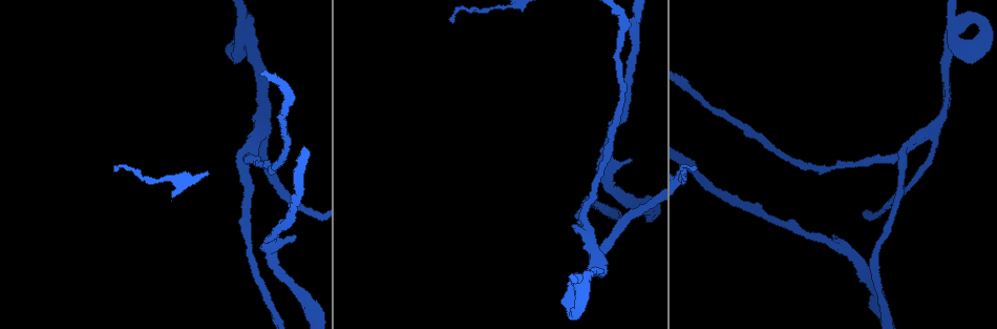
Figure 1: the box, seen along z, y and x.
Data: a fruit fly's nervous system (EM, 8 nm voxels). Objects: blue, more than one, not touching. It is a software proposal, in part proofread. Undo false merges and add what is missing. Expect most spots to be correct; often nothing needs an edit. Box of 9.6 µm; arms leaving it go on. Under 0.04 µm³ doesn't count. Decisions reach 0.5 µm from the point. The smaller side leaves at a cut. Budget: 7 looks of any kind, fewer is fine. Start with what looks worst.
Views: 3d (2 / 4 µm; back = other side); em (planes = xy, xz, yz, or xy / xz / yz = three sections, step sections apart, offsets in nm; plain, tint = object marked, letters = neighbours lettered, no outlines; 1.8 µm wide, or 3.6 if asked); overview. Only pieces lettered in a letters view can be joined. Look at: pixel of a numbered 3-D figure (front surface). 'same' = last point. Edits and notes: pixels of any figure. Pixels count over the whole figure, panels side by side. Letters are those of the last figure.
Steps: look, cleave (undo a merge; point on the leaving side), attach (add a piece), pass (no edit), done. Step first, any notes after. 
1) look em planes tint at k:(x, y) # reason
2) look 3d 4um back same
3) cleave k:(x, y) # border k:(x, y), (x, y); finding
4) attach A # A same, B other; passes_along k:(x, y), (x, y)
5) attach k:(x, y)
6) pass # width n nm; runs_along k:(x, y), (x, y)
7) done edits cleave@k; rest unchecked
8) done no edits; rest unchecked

look em xz step 4 tint at 1:(241, 41) # four arms meet

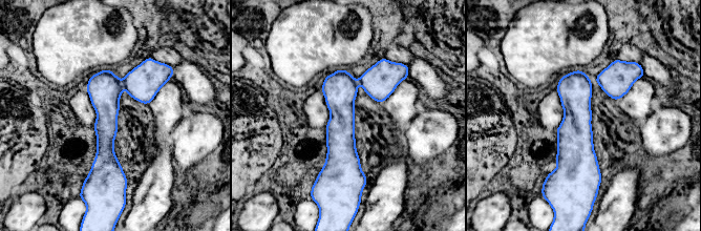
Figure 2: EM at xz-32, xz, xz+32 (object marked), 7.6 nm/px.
look em planes letters same

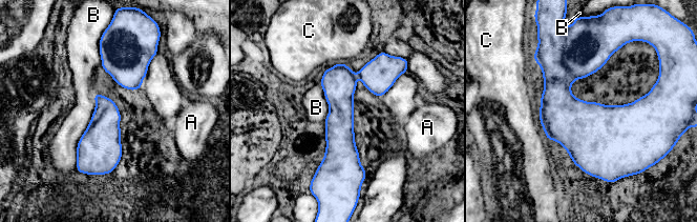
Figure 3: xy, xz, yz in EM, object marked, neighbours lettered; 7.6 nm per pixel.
pass # A other, B other, C other; runs_along 3:(380, 56), (341, 93), (342, 173); continuous, no second neuron

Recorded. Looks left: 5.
look 3d 4um at 1:(294, 238) # free end

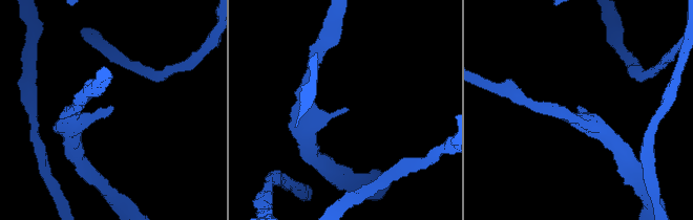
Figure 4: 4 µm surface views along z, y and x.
look em 3.6um planes letters at 4:(347, 111) # need the tissue

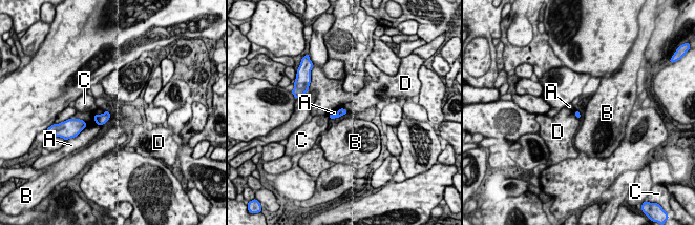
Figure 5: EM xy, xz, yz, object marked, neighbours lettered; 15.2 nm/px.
pass # A other, B other, C other, D other; no lettered piece goes on from it

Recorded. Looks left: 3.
look em planes letters at 1:(925, 133) # looks like a crossing

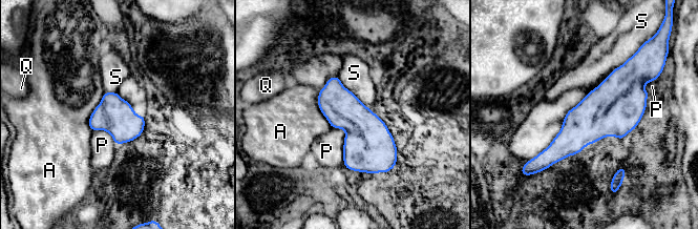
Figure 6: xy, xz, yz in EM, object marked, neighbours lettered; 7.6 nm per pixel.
pass # A other, P other, Q other, S other; border 6:(332, 127), (344, 130), (344, 165); all the same neuron

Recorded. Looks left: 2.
done no edits; rest unchecked

